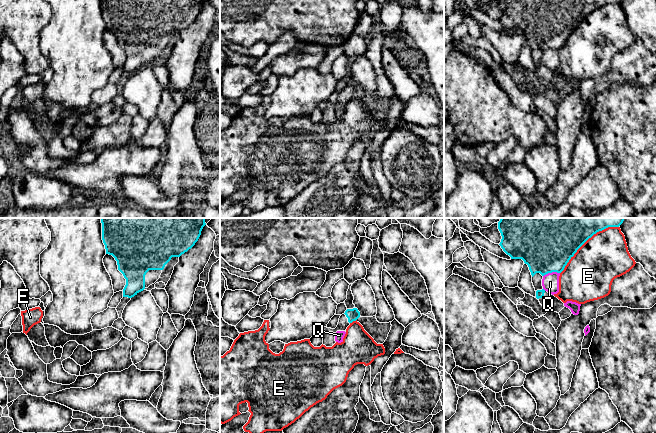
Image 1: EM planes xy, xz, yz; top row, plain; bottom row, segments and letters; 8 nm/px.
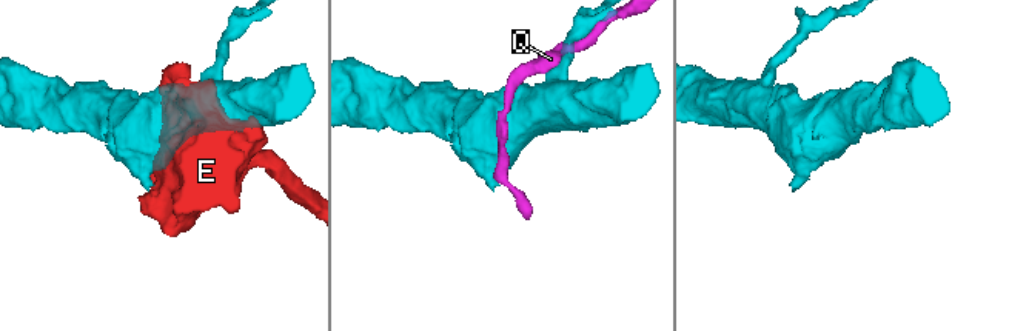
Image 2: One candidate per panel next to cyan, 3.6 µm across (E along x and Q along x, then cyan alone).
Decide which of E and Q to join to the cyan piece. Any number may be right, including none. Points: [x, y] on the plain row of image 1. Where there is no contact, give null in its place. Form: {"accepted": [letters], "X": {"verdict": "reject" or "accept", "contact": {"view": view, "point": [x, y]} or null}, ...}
{"accepted": [], "E": {"verdict": "reject", "contact": {"view": "yz", "point": [586, 16]}}, "Q": {"verdict": "reject", "contact": {"view": "yz", "point": [551, 48]}}}

